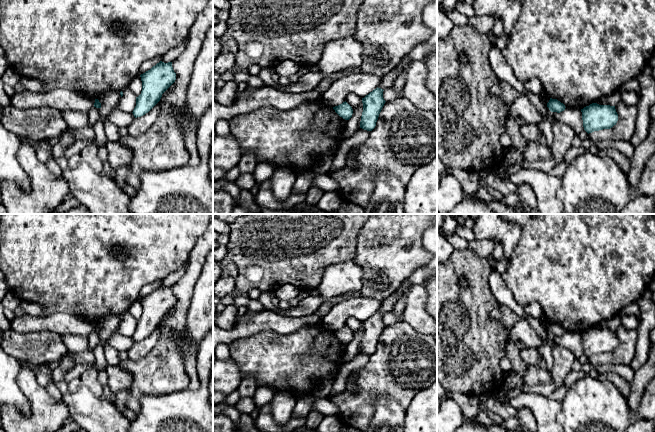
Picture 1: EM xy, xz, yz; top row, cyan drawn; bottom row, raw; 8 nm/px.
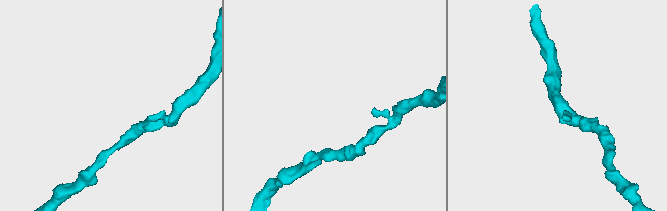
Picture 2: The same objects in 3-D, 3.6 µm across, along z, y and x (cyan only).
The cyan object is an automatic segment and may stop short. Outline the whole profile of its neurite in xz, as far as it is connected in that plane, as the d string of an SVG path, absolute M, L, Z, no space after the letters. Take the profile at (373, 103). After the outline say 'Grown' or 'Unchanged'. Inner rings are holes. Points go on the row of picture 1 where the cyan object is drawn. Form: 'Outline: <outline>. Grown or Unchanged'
Outline: M376 88L364 98L362 98L363 112L360 121L360 128L372 131L378 120L379 114L385 104L383 89Z. Unchanged

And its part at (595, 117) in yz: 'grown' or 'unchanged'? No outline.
unchanged

